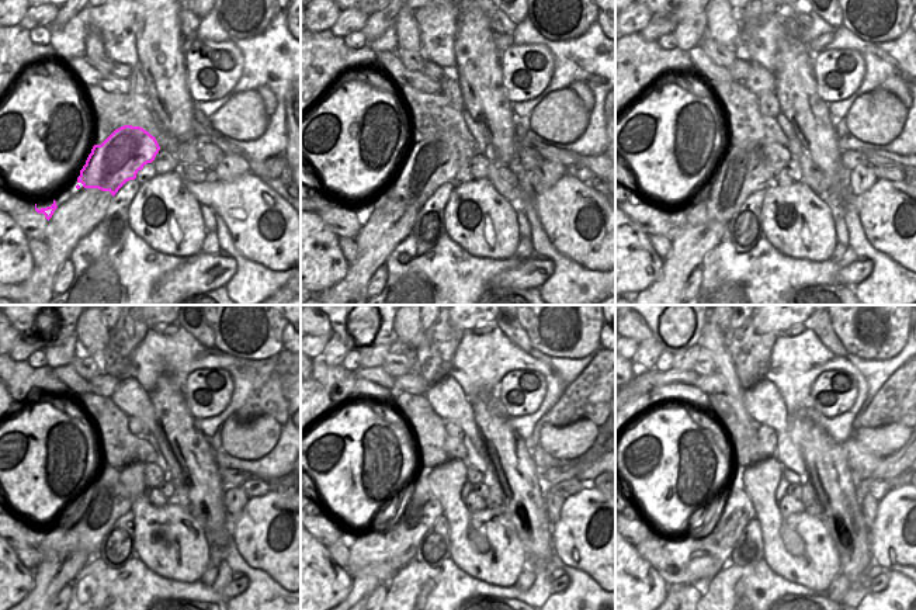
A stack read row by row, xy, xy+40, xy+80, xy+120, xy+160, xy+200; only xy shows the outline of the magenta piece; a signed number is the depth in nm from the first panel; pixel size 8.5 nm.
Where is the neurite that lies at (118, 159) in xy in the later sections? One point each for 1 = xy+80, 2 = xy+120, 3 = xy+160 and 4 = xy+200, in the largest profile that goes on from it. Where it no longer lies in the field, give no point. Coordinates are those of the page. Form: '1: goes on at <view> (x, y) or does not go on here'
1: goes on at xy+80 (743, 170)
2: goes on at xy+120 (107, 501)
3: goes on at xy+160 (373, 548)
4: goes on at xy+200 (684, 561)

